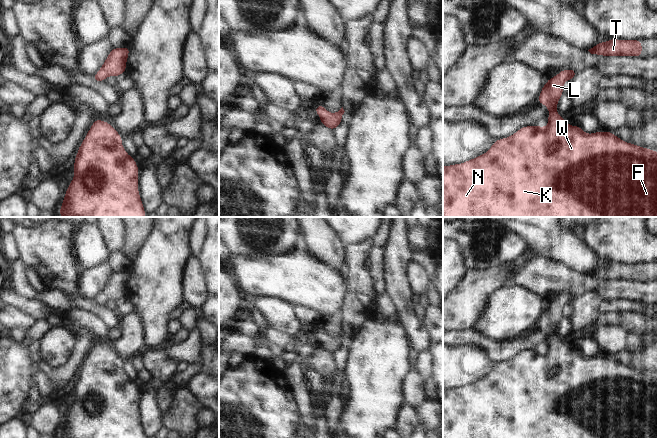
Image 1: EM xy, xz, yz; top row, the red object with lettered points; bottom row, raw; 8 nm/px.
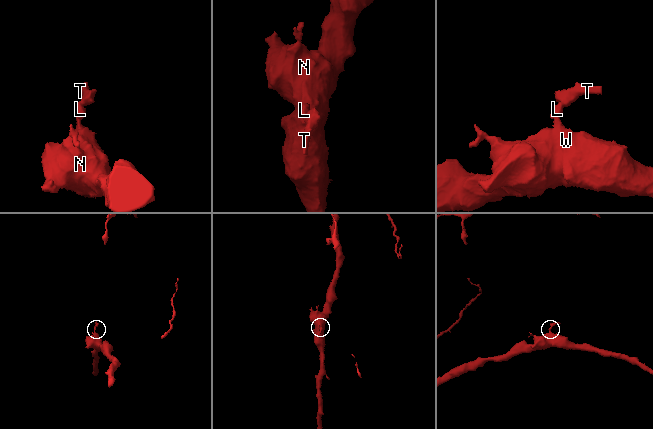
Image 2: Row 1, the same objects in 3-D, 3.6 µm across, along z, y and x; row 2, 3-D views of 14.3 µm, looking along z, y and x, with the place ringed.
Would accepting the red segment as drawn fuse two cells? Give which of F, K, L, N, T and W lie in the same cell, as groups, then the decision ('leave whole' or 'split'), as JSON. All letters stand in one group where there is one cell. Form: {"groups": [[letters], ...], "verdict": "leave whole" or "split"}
{"groups": [["F", "K", "L", "N", "T", "W"]], "verdict": "leave whole"}

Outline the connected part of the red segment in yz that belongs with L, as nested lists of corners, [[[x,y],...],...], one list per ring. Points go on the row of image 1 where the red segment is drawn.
[[[574,69],[562,70],[543,85],[538,104],[544,104],[549,110],[545,128],[523,126],[511,136],[495,140],[485,154],[461,164],[443,166],[443,217],[657,217],[657,151],[627,143],[608,131],[587,134],[577,124],[570,126],[556,112],[558,101],[563,95],[564,82],[573,80],[576,73]]]

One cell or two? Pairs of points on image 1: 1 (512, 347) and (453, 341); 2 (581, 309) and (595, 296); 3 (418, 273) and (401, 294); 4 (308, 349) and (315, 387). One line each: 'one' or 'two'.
1: one
2: one
3: two
4: one

